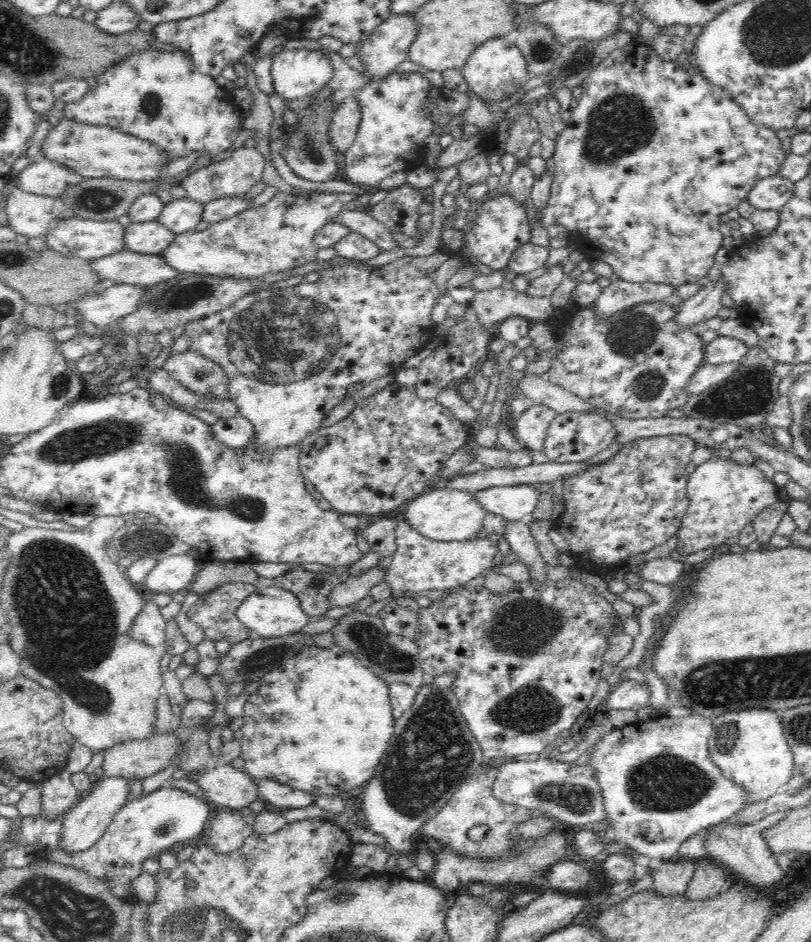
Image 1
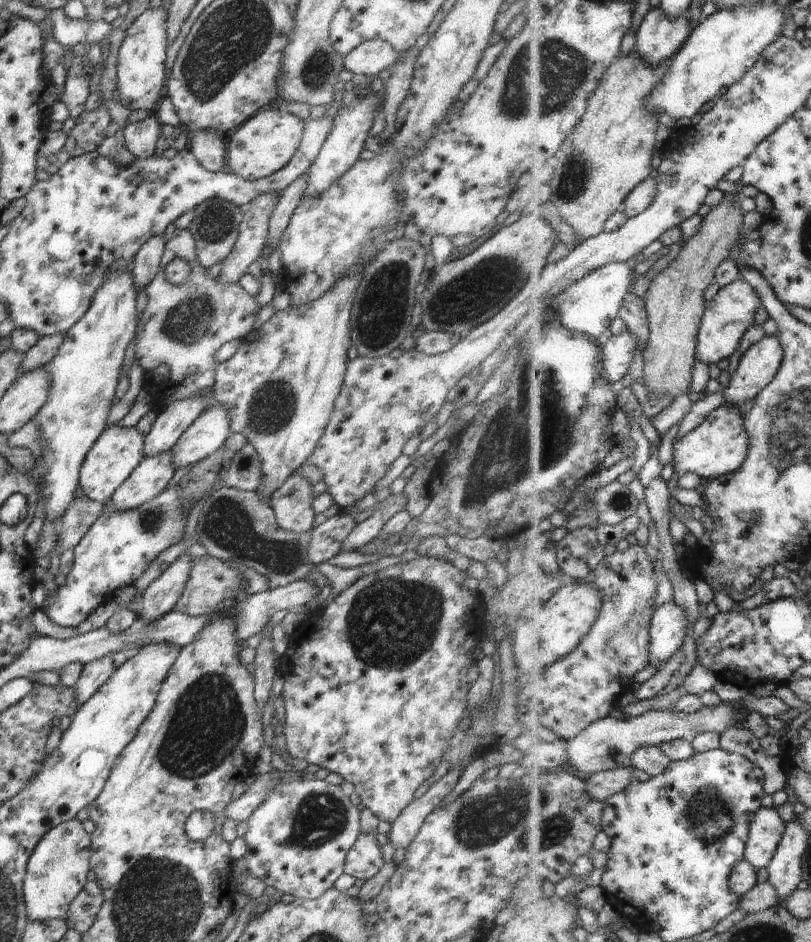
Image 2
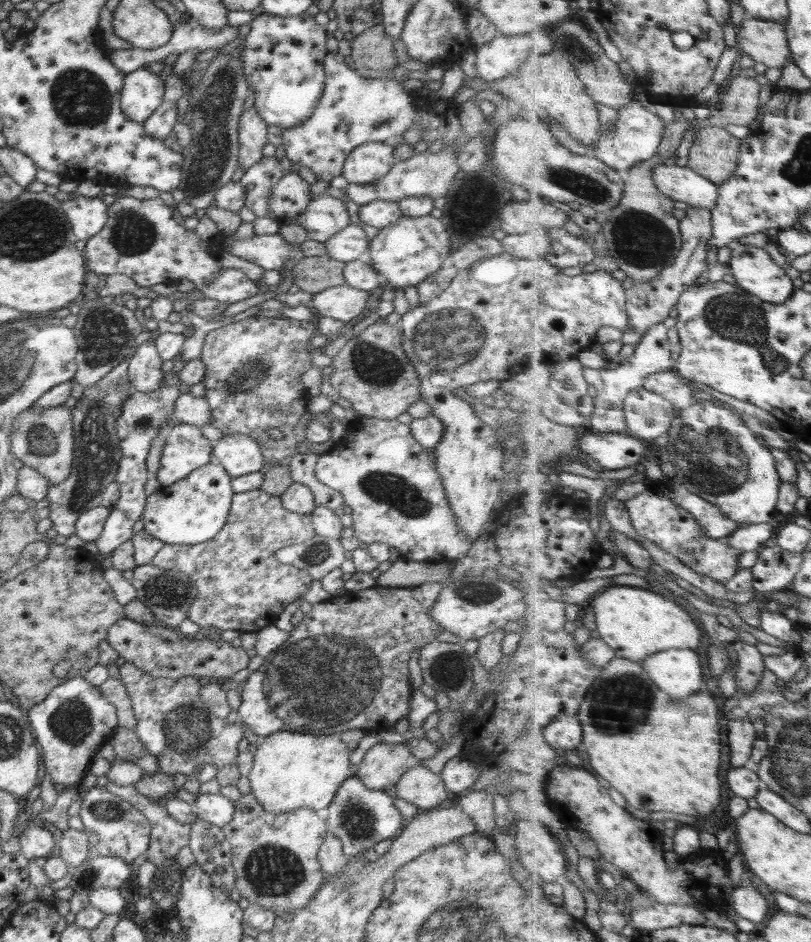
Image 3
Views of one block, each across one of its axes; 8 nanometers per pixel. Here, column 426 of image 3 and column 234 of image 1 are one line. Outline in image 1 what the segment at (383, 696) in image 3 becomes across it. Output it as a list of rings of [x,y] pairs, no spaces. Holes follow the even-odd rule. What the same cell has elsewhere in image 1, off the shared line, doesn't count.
[[[222,583],[214,590],[199,595],[197,603],[189,610],[187,616],[191,623],[204,631],[205,639],[214,643],[225,640],[231,646],[248,639],[250,630],[237,620],[236,610],[241,602],[251,595],[257,586],[246,583]]]

